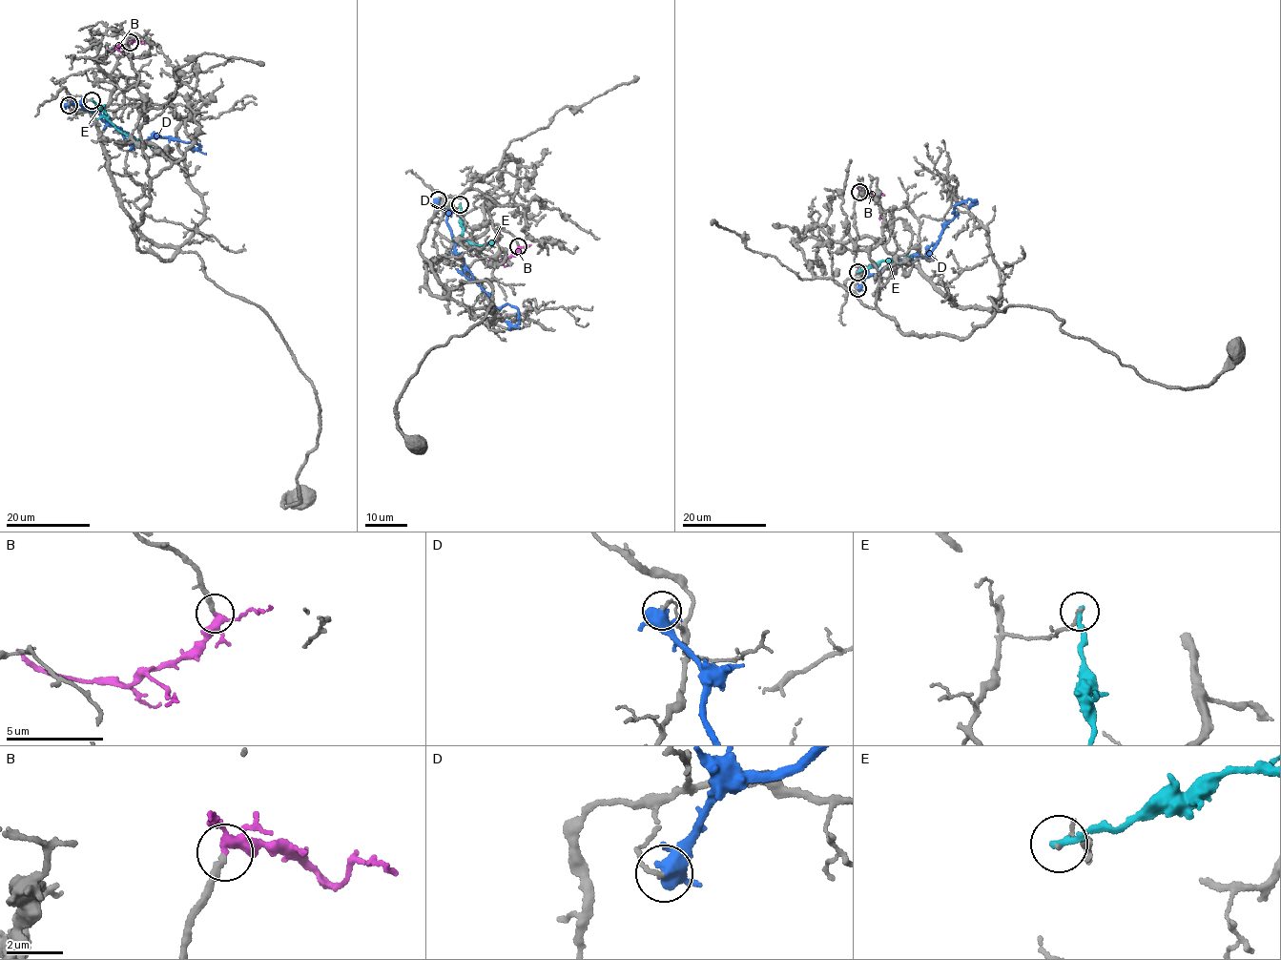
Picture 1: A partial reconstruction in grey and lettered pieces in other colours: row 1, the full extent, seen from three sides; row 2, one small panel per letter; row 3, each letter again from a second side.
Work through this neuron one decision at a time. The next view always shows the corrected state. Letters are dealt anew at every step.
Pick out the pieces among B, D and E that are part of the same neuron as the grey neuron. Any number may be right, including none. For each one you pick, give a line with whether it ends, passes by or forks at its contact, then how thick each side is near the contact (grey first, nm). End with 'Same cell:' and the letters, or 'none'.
B: It forks there. Thickness 240 nm (grey) against 280 nm
Same cell: B

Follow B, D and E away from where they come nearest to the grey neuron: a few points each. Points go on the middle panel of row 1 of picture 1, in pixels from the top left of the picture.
B: (518, 246), (512, 255), (495, 261), (481, 259), (476, 254)
D: (437, 198), (446, 212), (457, 256), (474, 281), (495, 306), (508, 303), (517, 309), (517, 323), (505, 321)
E: (460, 204), (463, 228), (460, 239), (475, 244), (493, 243)

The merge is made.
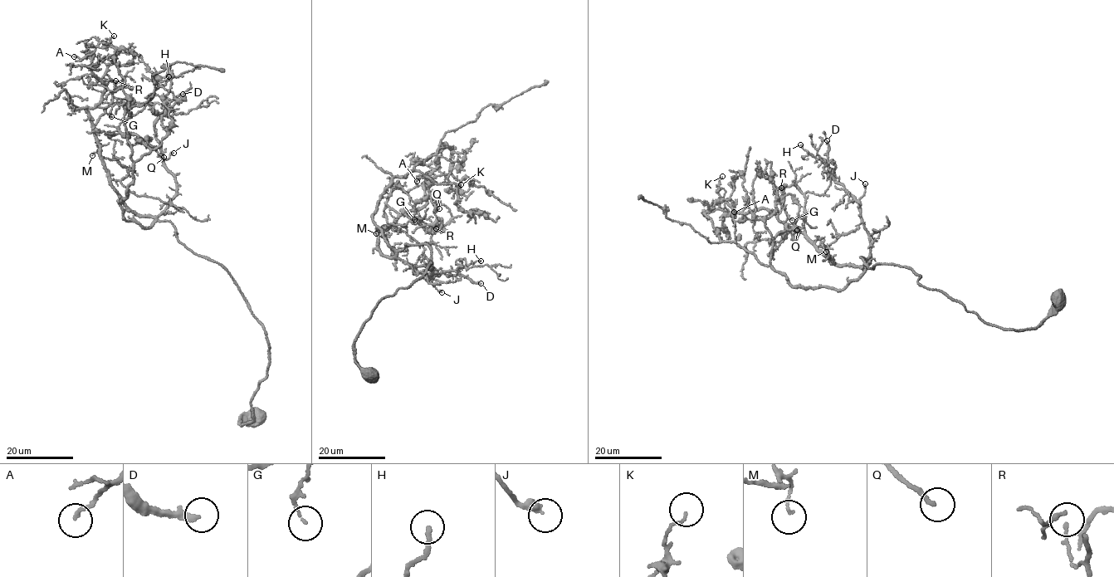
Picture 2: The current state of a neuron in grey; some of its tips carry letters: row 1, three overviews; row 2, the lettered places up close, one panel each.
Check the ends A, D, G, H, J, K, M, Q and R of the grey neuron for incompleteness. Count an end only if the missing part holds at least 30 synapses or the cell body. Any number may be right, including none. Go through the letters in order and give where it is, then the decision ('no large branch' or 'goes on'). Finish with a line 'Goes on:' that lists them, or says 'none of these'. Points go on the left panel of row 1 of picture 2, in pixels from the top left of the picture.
A: (74, 56) | no large branch
D: (183, 94) | goes on
G: (111, 116) | no large branch
H: (168, 76) | no large branch
J: (173, 153) | no large branch
K: (114, 36) | no large branch
M: (92, 155) | no large branch
Q: (163, 157) | no large branch
R: (115, 80) | no large branch
Goes on: D

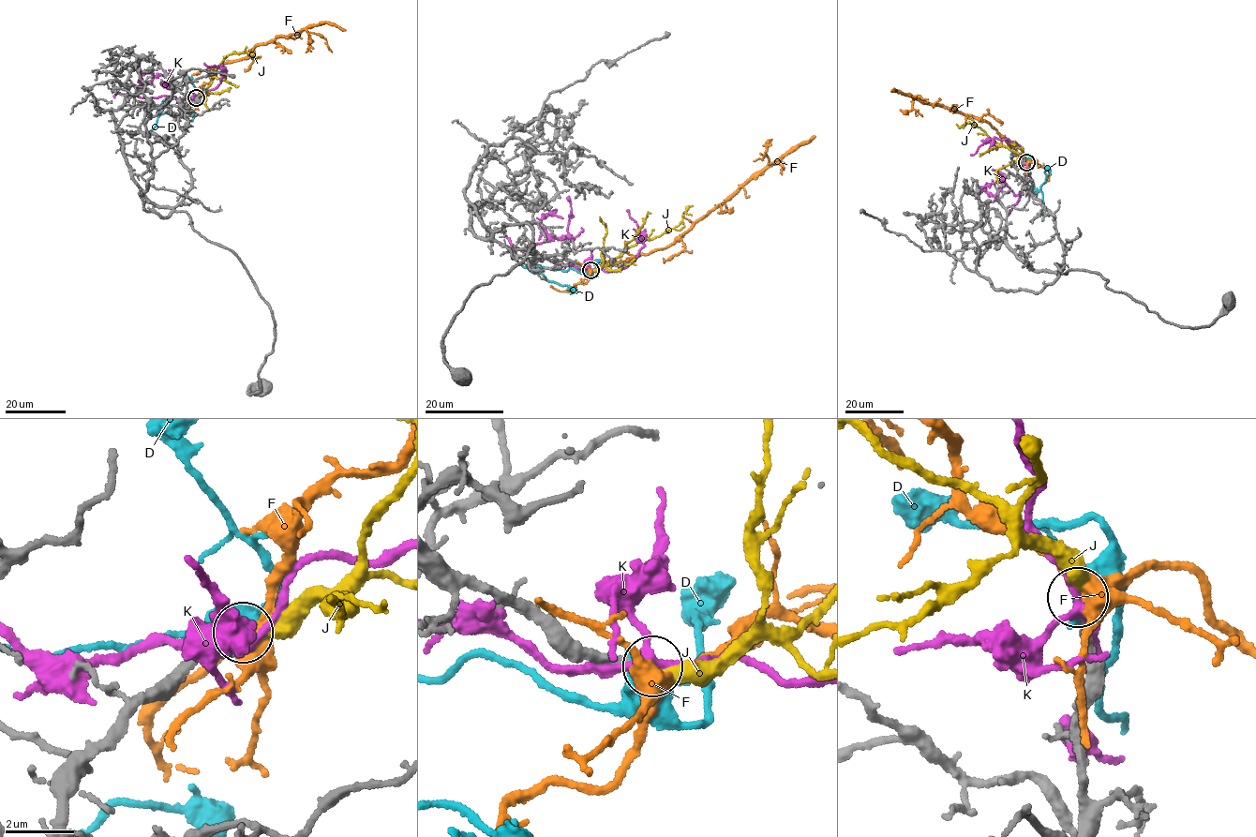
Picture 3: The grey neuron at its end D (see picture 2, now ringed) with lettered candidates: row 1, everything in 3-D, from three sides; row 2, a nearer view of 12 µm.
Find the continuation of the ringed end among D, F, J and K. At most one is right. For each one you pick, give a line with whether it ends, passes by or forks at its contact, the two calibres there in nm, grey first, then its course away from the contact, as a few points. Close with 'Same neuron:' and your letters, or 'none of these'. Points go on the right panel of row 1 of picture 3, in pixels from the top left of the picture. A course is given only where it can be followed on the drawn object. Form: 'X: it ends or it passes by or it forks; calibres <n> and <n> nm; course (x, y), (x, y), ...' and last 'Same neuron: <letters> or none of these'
J: it ends; calibres 280 and 320 nm; course (1025, 162), (980, 128), (969, 122), (963, 126), (964, 123)
Same neuron: J

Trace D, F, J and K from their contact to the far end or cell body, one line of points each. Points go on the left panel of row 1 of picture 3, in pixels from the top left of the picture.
D: (195, 97), (166, 99), (159, 109), (160, 114), (191, 113), (191, 121)
F: (197, 97), (201, 86), (211, 82), (219, 65), (246, 58), (255, 46), (323, 22), (334, 23), (345, 30)
J: (196, 97), (205, 94), (215, 69), (228, 55), (246, 52), (258, 56)
K: (197, 97), (149, 98), (136, 95), (141, 85), (161, 75), (170, 86), (164, 82), (165, 87)

